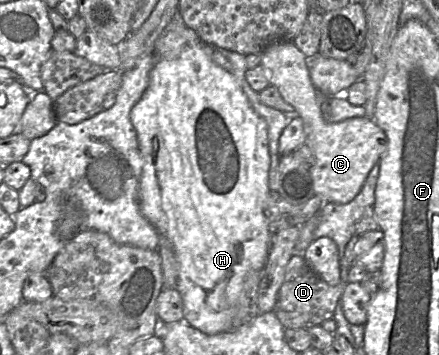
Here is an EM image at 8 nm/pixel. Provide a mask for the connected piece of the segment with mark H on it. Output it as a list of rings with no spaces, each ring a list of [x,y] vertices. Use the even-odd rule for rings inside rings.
[[[180,18],[178,23],[172,20],[155,44],[153,55],[156,61],[150,72],[149,84],[141,99],[132,108],[130,120],[137,133],[139,151],[143,158],[139,180],[140,209],[160,235],[164,235],[173,246],[179,265],[176,289],[183,299],[184,321],[207,335],[216,335],[231,330],[233,305],[238,299],[246,276],[250,272],[262,272],[268,260],[273,237],[268,226],[267,211],[270,155],[264,119],[253,110],[233,74],[213,63],[203,51],[203,45],[207,44],[204,44],[196,32],[188,28]]]

